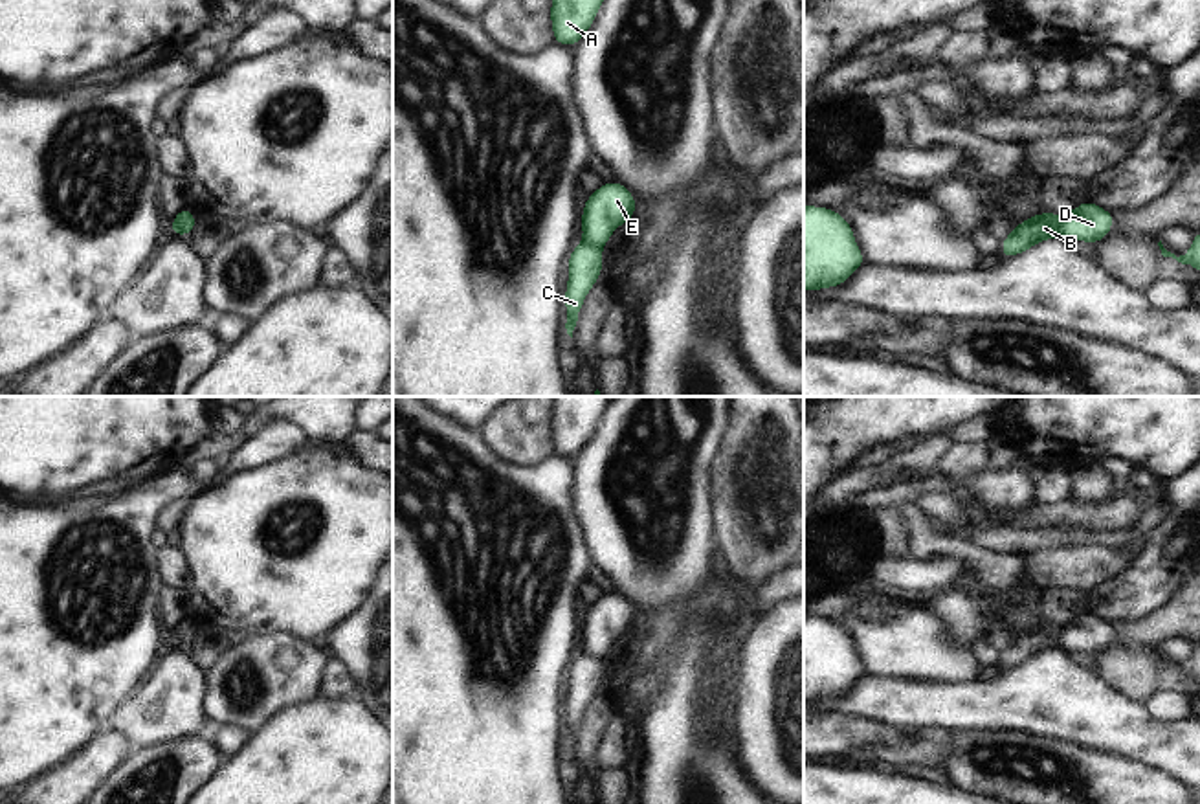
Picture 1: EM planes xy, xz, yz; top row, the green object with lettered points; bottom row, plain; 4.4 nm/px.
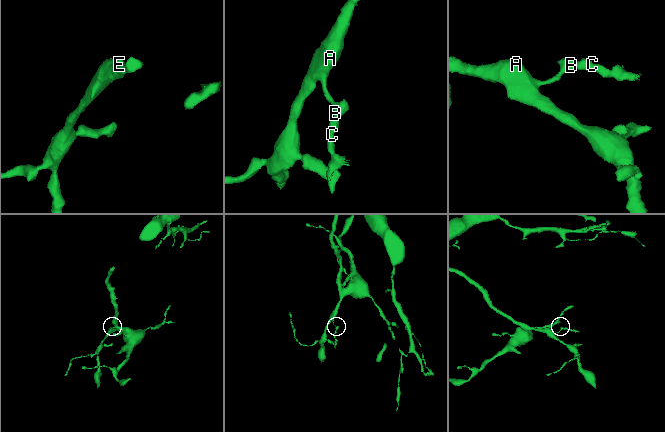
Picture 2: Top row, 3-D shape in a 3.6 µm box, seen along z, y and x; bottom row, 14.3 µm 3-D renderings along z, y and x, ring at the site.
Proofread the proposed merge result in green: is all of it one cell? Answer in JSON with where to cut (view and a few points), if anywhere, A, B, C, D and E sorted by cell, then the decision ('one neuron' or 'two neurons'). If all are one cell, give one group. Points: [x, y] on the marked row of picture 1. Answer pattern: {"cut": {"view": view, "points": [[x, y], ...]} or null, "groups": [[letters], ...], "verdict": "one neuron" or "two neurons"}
{"cut": {"view": "xz", "points": [[584, 241], [599, 248]]}, "groups": [["A", "B", "E"], ["C", "D"]], "verdict": "two neurons"}

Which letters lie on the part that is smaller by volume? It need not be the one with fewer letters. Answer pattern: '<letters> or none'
C, D

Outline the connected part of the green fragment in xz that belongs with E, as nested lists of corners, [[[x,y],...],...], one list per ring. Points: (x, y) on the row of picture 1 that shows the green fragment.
[[[620,182],[602,184],[587,195],[580,224],[583,242],[604,248],[611,233],[637,213],[633,193]]]

